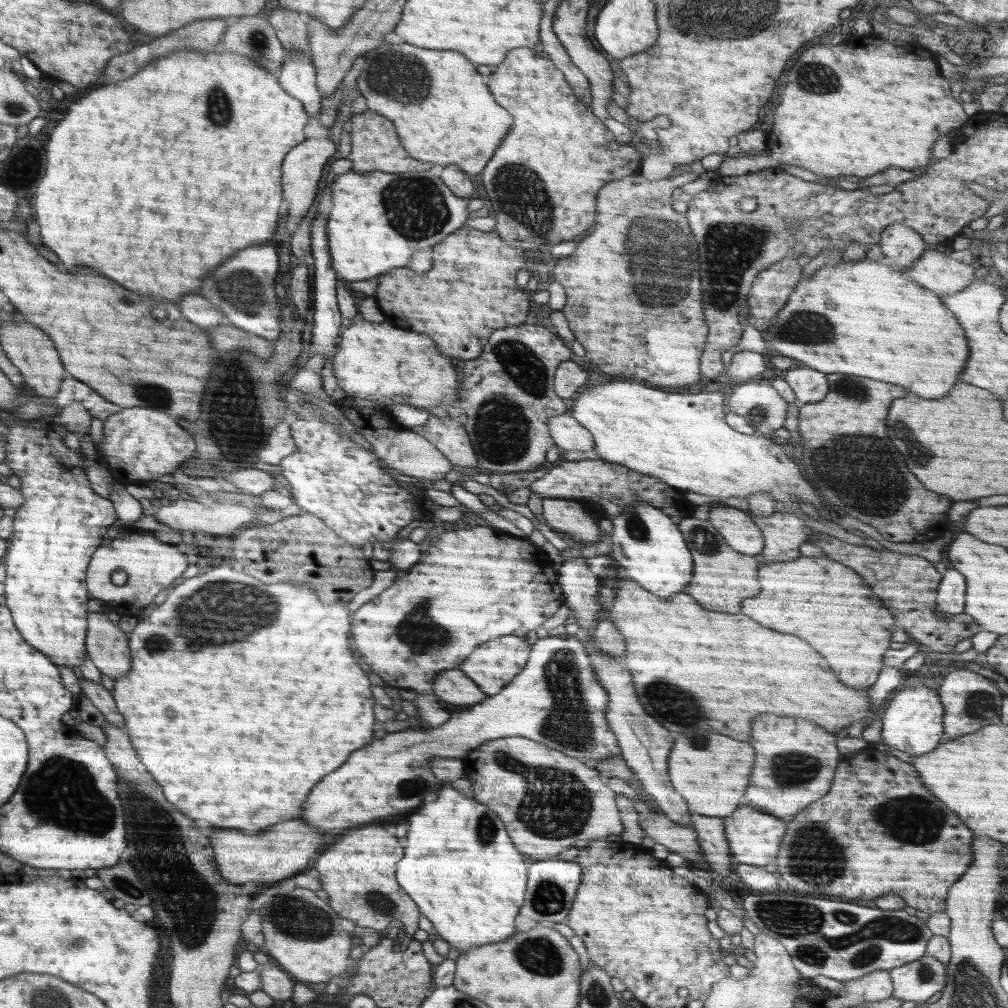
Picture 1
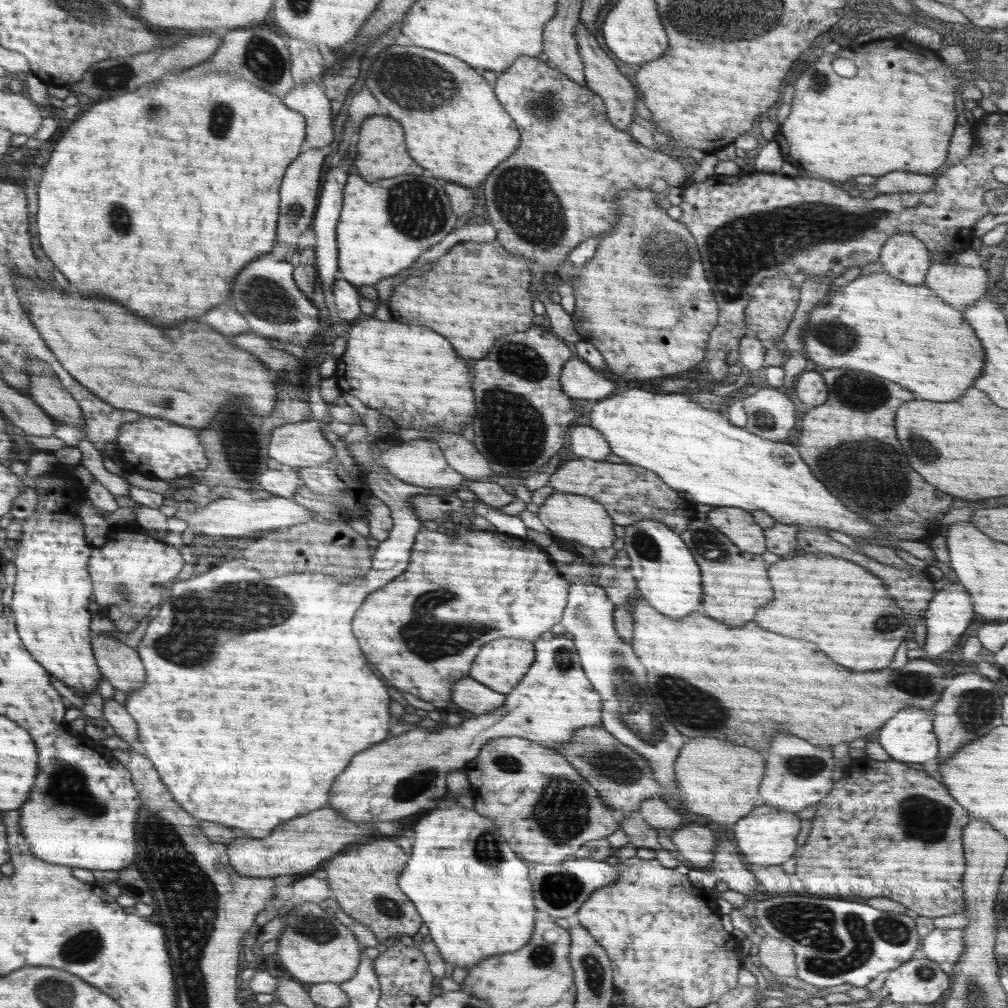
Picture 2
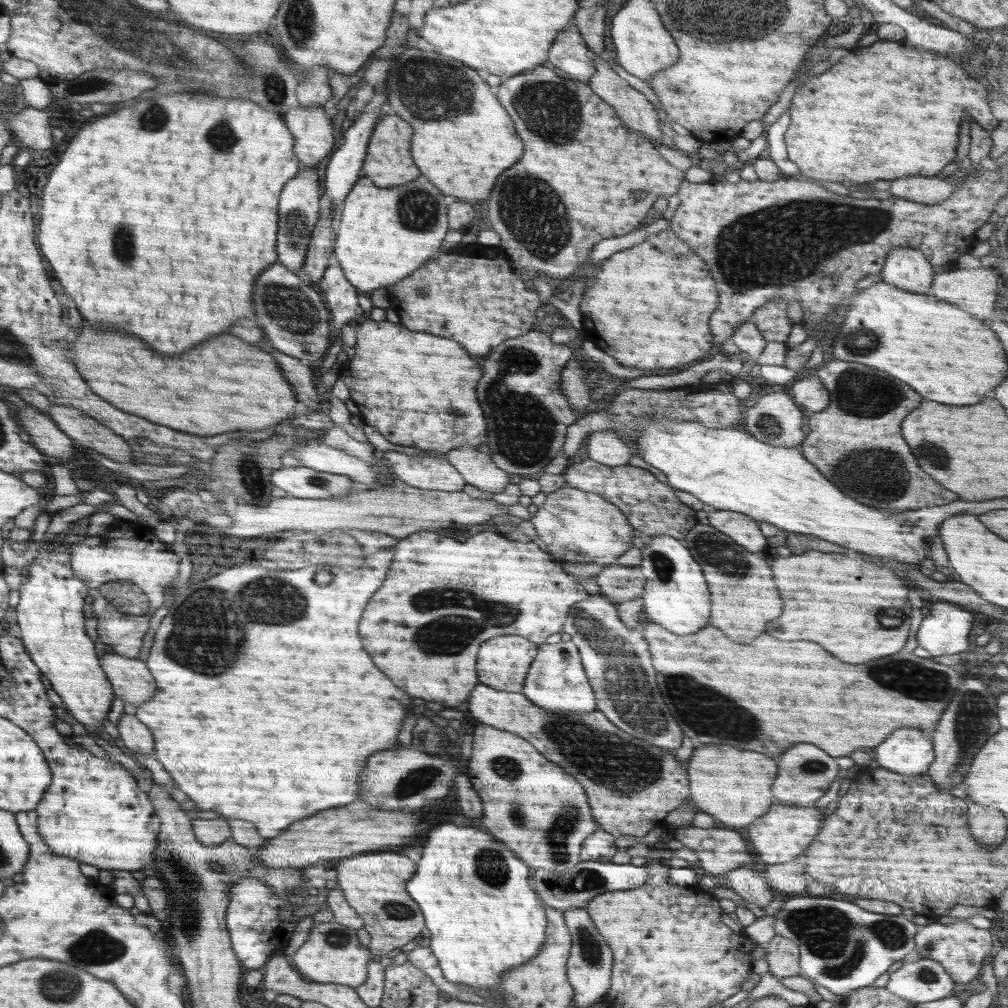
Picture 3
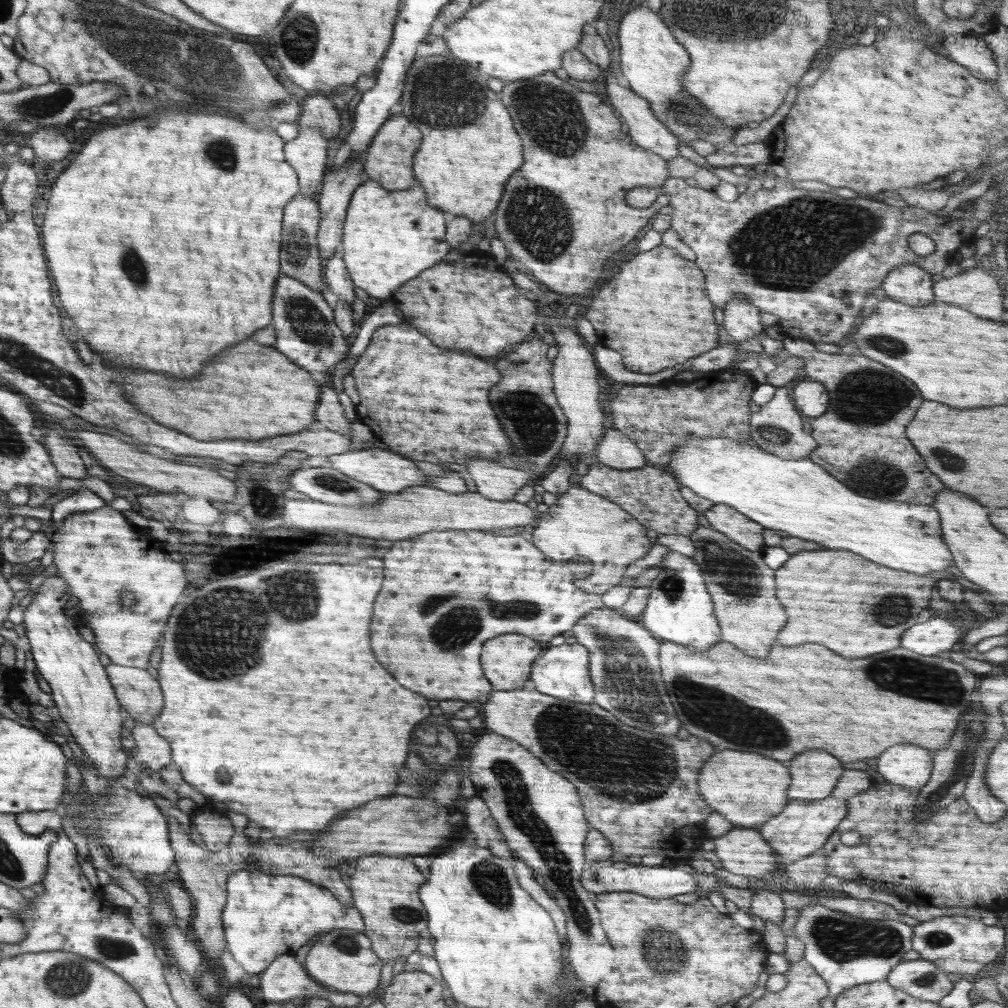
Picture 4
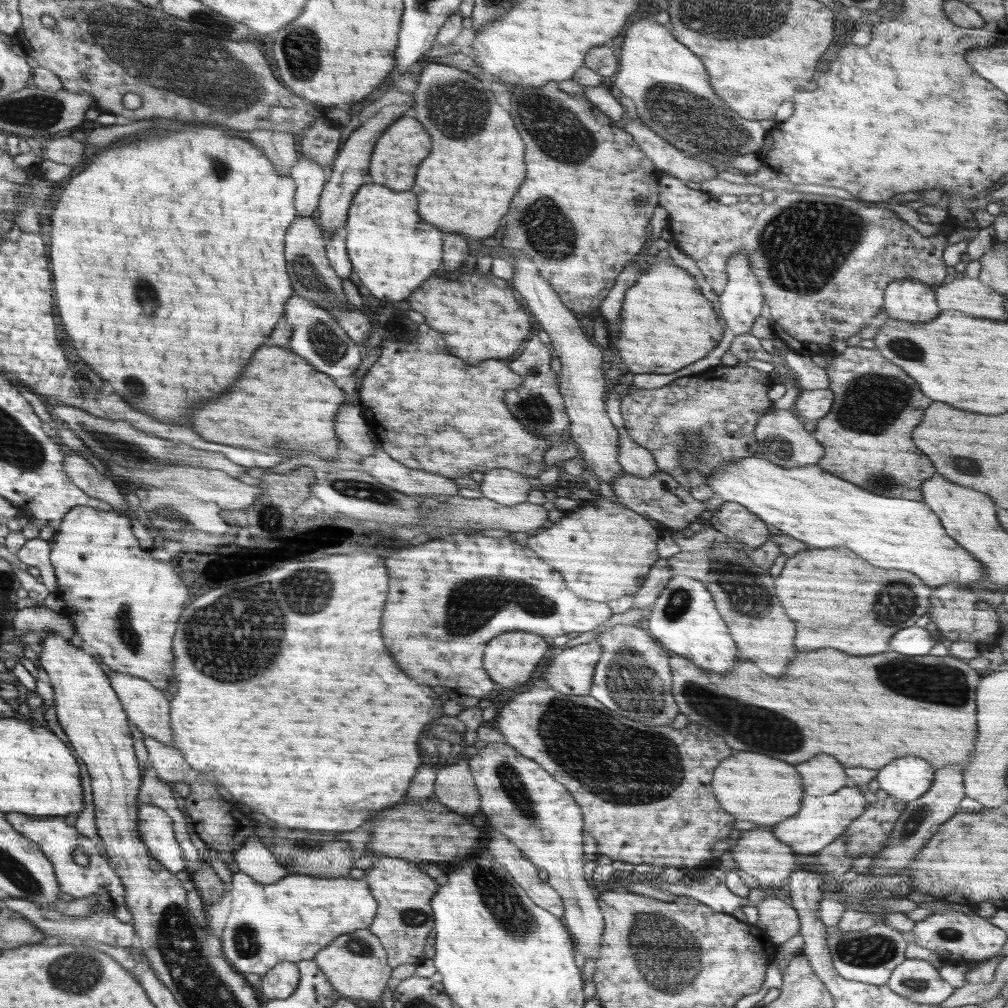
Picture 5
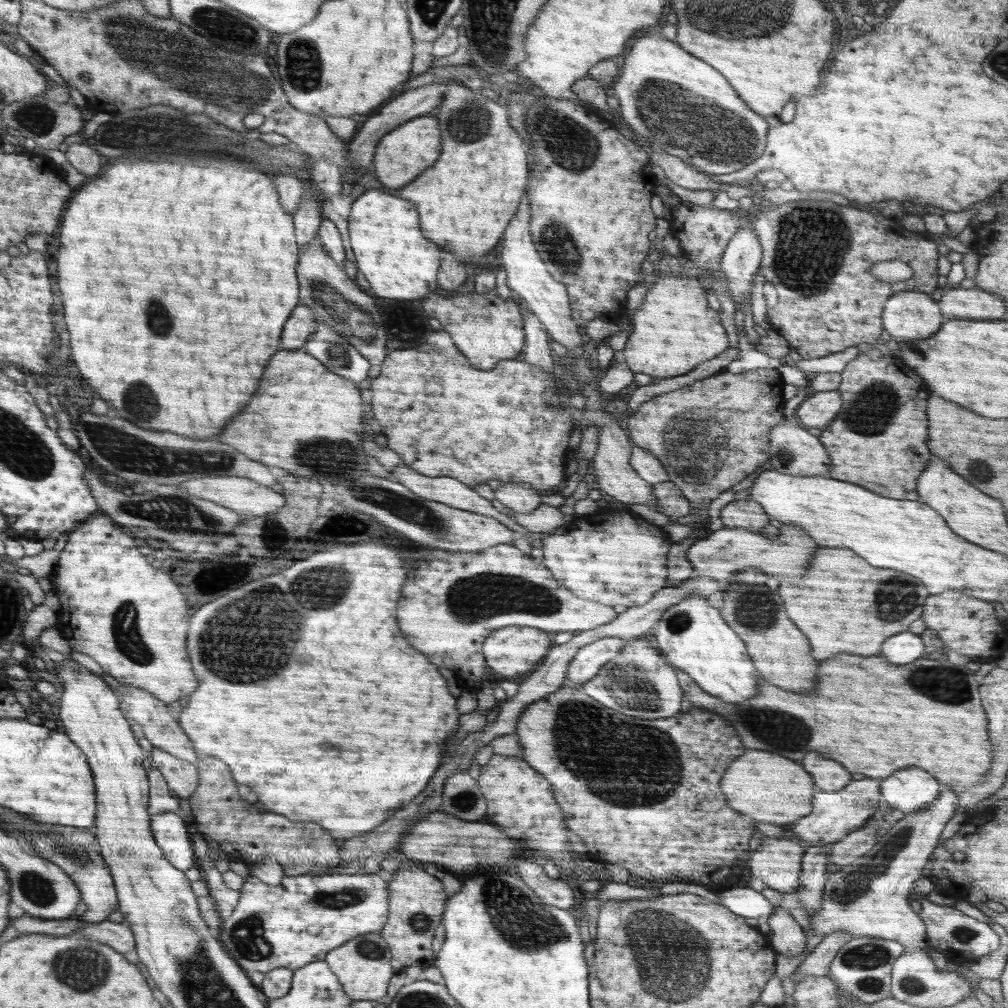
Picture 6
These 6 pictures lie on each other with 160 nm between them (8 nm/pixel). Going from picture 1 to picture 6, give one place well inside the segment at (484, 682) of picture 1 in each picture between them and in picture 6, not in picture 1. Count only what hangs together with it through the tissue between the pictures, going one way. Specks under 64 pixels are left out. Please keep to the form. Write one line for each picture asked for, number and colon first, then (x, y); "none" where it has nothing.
2: (501, 664)
3: (503, 662)
4: (507, 660)
5: (510, 659)
6: (512, 651)

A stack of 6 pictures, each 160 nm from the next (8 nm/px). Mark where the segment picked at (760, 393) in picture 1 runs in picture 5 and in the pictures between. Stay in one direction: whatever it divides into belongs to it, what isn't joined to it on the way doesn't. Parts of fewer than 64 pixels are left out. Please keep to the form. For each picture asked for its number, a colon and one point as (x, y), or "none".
2: (771, 415)
3: (775, 419)
4: (776, 428)
5: (782, 439)

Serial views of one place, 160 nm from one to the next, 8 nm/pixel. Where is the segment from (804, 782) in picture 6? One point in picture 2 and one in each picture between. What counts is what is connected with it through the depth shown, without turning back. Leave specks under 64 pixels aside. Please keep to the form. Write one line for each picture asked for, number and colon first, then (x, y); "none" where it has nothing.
2: (721, 781)
3: (733, 784)
4: (748, 789)
5: (750, 786)

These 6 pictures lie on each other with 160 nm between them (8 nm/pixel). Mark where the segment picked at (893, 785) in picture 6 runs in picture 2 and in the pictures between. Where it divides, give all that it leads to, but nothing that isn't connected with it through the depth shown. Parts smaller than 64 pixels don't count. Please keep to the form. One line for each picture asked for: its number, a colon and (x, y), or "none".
2: (908, 737)
3: (909, 751)
4: (907, 765)
5: (908, 778)

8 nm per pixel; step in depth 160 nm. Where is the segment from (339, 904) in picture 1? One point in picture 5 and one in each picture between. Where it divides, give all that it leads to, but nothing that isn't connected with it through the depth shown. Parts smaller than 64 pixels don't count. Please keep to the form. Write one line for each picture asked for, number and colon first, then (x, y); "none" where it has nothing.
2: (365, 880)
3: (374, 884)
4: (385, 888)
5: (404, 919)

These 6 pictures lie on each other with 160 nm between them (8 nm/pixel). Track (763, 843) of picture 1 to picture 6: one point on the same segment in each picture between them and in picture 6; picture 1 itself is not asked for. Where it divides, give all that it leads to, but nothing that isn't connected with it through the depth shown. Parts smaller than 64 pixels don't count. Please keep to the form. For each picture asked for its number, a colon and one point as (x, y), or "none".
2: (766, 837)
3: (784, 833)
4: (802, 827)
5: (823, 819)
6: (836, 814)

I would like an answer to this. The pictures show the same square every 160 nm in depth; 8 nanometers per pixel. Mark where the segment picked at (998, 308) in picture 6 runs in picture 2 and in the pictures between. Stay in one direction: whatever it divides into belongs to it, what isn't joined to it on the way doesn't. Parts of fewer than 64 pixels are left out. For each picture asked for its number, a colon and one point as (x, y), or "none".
2: (961, 286)
3: (974, 290)
4: (976, 290)
5: (969, 295)

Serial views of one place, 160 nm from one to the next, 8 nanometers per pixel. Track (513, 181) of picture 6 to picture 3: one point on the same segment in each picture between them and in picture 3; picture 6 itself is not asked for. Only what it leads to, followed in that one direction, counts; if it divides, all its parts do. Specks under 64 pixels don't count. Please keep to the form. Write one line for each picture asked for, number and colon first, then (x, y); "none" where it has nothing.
3: (463, 140)
4: (470, 148)
5: (466, 187)

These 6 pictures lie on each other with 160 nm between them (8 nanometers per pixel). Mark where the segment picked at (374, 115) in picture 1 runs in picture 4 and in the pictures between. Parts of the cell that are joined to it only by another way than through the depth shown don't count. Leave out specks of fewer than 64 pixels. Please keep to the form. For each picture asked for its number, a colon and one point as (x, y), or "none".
2: (381, 153)
3: (388, 162)
4: (388, 160)

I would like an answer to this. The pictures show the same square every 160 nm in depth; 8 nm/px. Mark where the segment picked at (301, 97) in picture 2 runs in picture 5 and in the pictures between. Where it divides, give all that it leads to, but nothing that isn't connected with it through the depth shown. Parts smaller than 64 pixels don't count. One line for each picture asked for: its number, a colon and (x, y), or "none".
3: (312, 130)
4: (306, 153)
5: (309, 176)

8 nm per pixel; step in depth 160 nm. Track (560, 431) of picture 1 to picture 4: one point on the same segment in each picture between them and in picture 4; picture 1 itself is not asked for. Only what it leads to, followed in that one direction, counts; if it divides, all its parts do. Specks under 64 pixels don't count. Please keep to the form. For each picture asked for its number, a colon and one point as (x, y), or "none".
2: (585, 442)
3: (607, 447)
4: (616, 450)

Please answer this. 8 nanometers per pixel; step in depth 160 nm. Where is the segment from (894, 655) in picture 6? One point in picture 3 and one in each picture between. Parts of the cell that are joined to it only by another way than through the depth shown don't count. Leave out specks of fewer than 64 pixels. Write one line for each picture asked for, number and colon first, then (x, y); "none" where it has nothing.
3: (945, 629)
4: (939, 633)
5: (914, 641)

